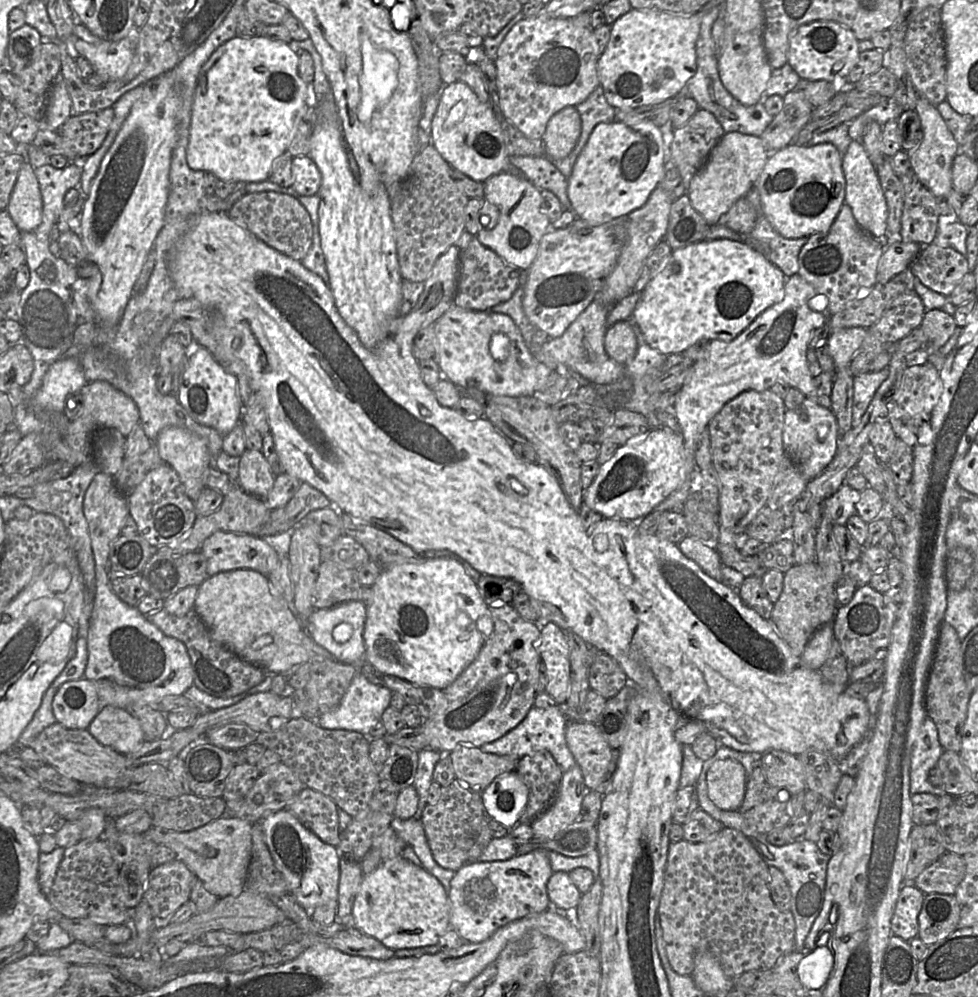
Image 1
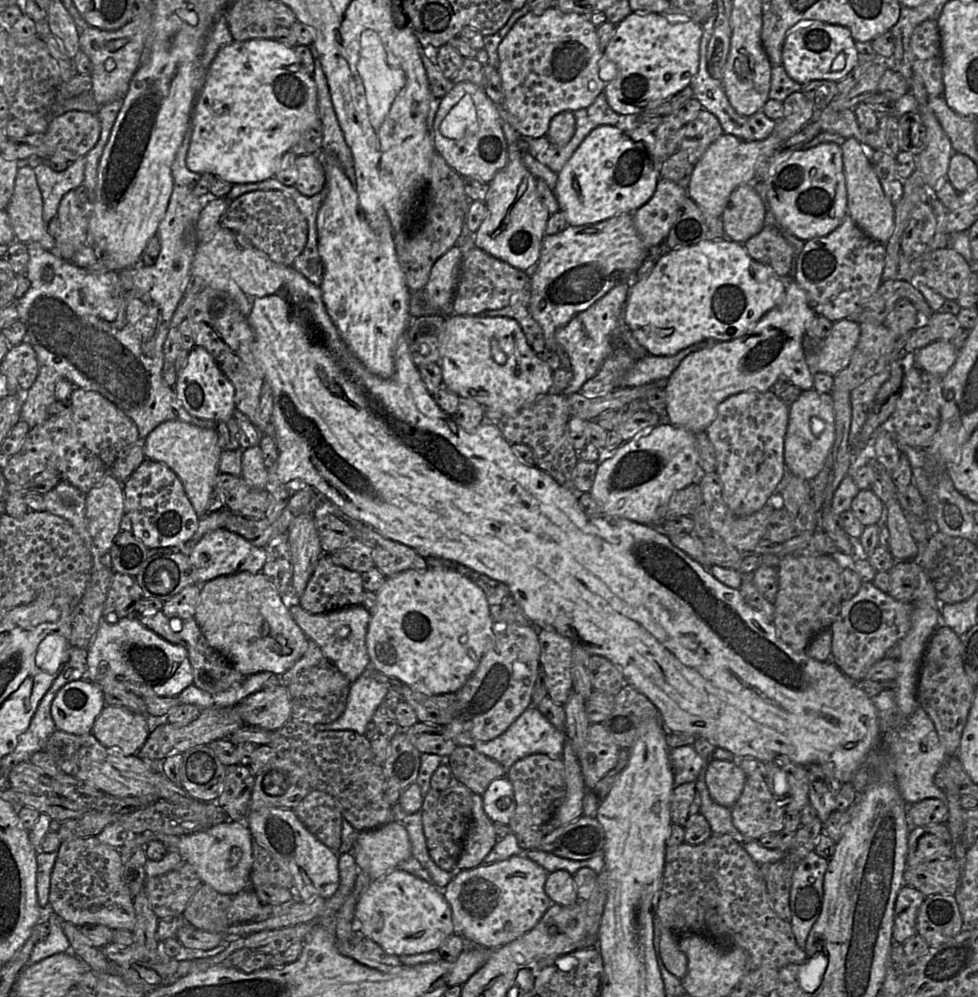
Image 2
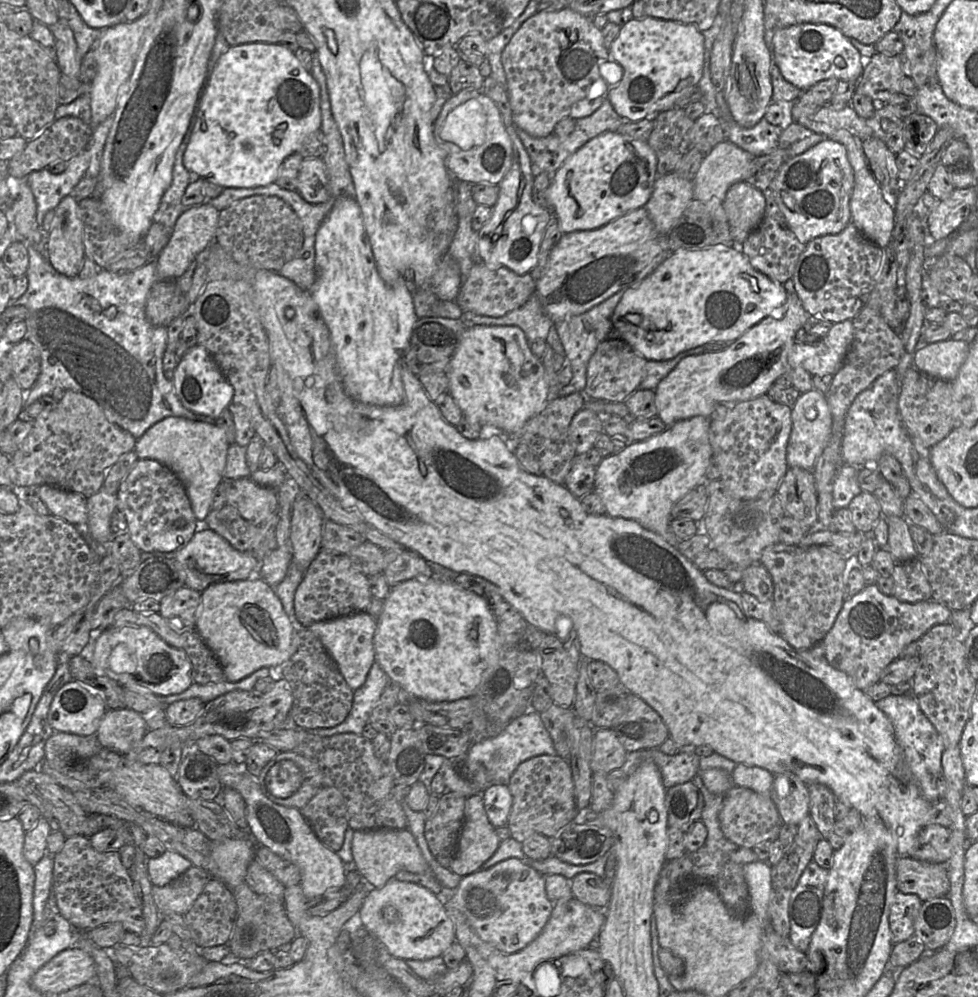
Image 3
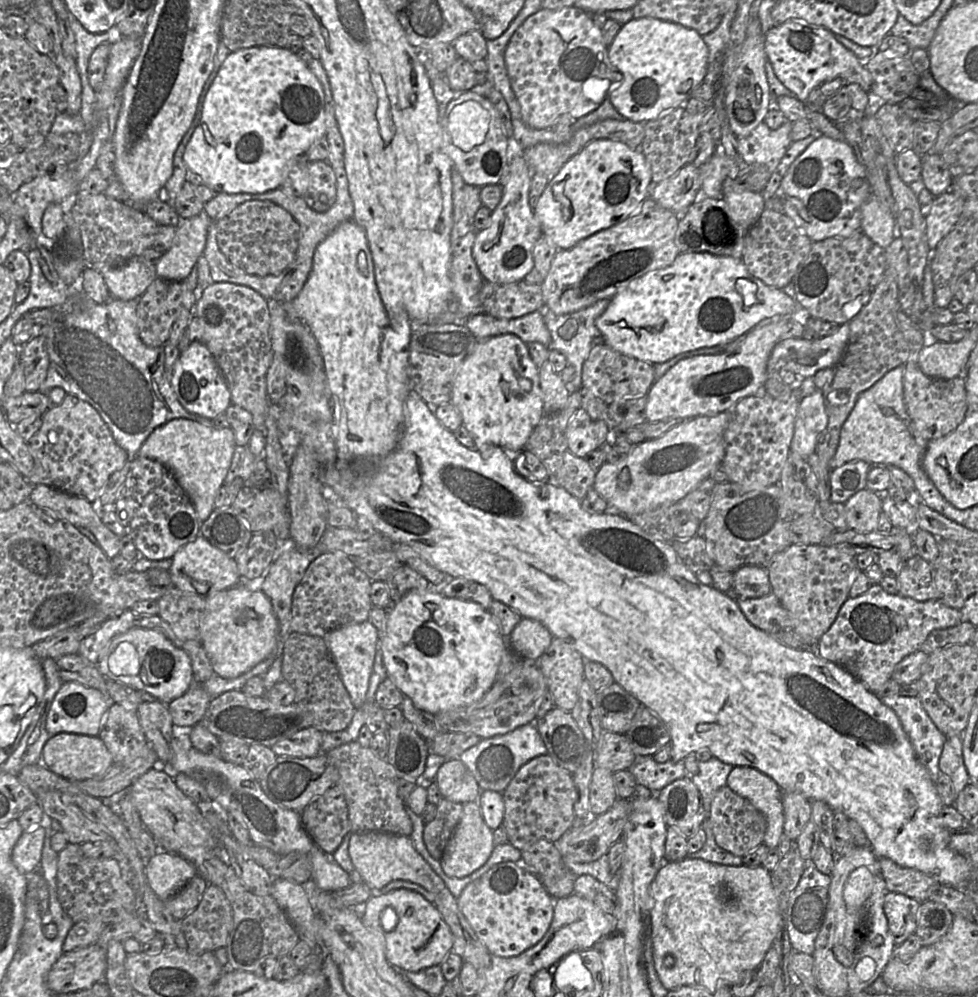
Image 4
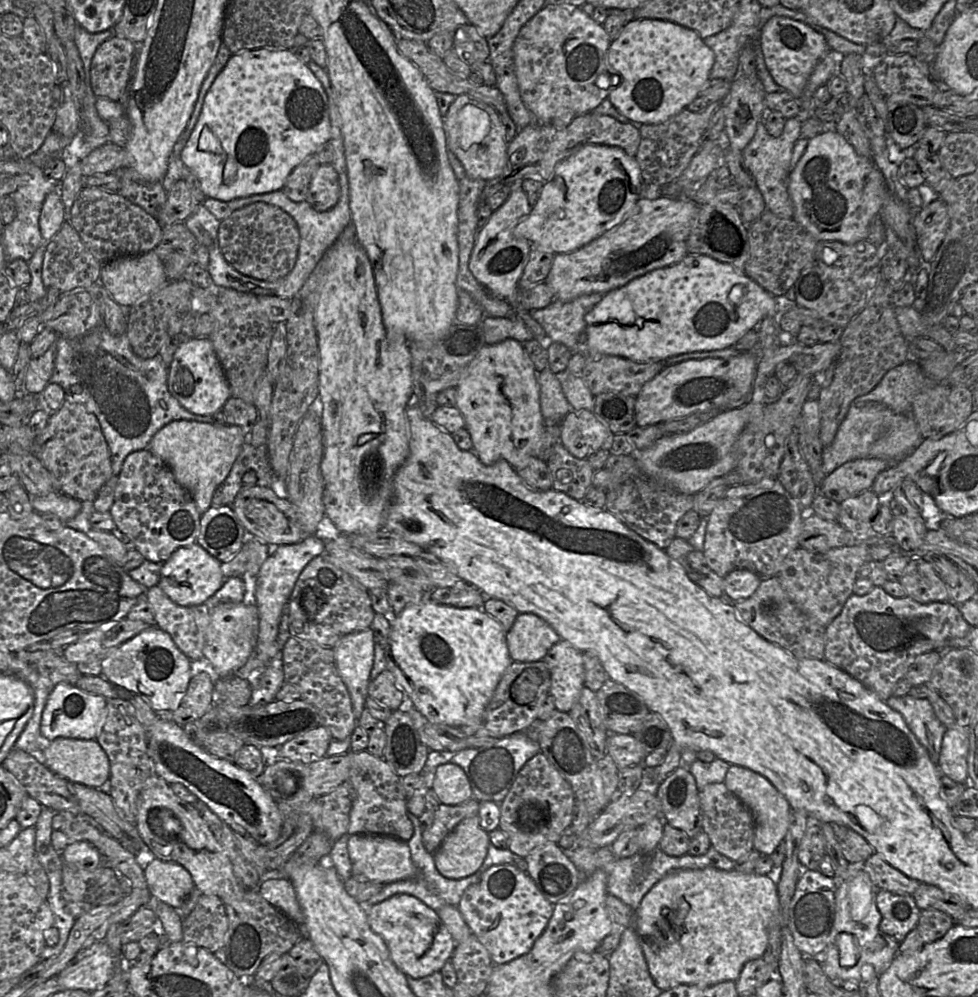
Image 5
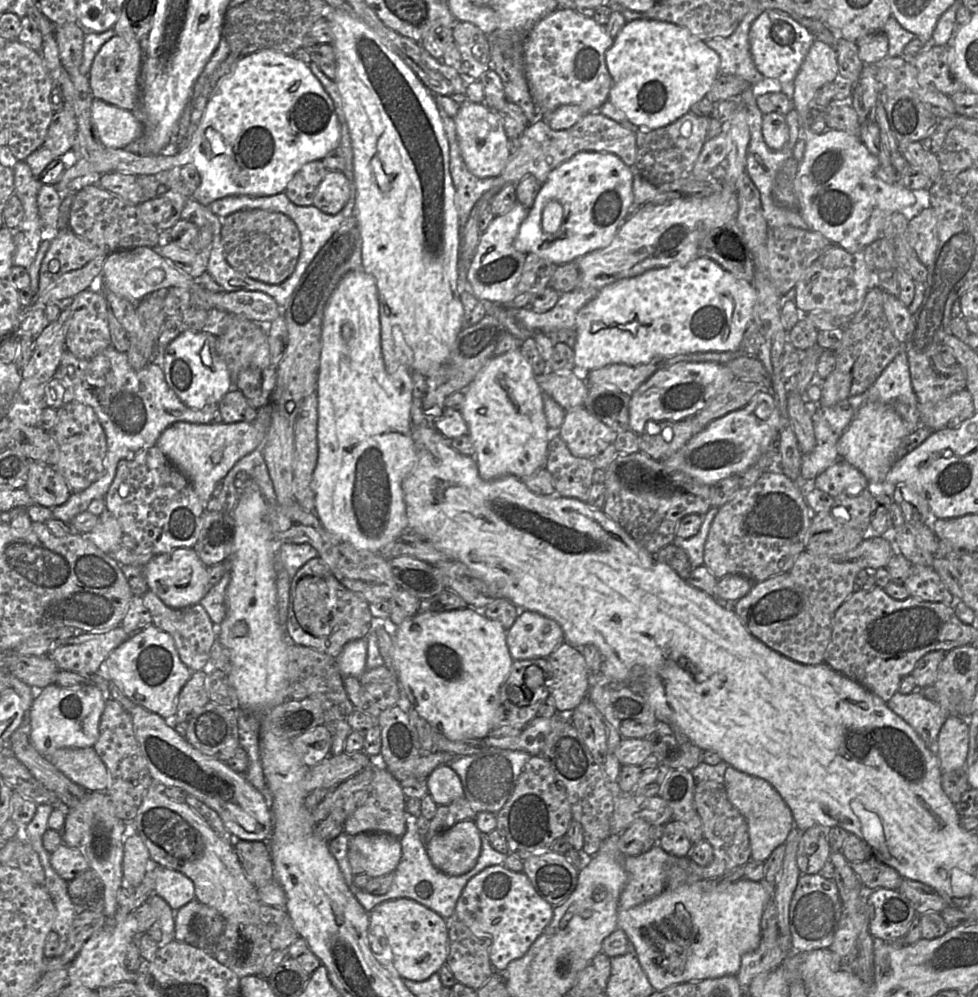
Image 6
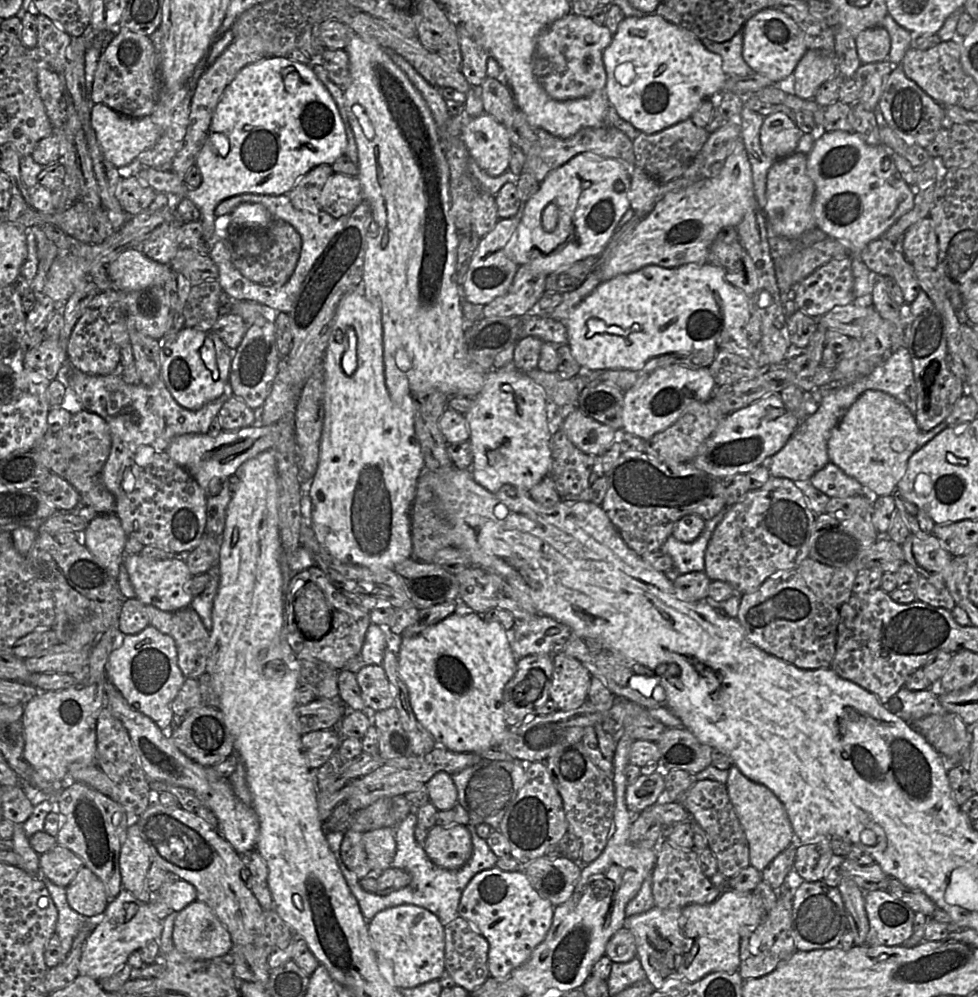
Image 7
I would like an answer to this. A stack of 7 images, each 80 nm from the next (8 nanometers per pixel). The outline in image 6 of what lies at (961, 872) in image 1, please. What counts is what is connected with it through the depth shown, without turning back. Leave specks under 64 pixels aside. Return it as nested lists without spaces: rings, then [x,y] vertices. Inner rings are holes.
[[[875,856],[861,863],[850,864],[867,890],[875,890],[876,888],[898,890],[904,880],[897,870]]]

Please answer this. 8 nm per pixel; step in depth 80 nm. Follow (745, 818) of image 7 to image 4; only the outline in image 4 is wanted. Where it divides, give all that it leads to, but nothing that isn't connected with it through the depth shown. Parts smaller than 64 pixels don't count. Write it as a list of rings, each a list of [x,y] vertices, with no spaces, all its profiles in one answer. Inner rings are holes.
[[[735,766],[728,775],[727,786],[739,796],[749,800],[765,816],[767,828],[763,844],[769,849],[777,847],[784,834],[783,791],[778,784],[753,767]]]

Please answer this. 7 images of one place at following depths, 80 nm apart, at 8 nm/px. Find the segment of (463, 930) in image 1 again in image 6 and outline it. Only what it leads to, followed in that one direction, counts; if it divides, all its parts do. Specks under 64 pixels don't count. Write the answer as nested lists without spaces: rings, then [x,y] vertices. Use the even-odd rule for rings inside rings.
[[[503,865],[485,868],[469,880],[455,909],[455,917],[483,936],[489,948],[493,969],[503,973],[508,964],[524,956],[542,935],[554,914],[554,906],[534,889],[524,872],[514,872]]]

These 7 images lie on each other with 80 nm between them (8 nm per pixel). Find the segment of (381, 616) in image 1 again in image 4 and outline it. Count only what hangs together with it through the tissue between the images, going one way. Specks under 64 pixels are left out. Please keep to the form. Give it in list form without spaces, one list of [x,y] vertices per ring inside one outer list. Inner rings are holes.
[[[431,589],[410,591],[386,611],[386,632],[380,639],[383,663],[388,677],[417,708],[437,715],[479,701],[493,686],[507,644],[489,610],[475,602],[444,597]]]

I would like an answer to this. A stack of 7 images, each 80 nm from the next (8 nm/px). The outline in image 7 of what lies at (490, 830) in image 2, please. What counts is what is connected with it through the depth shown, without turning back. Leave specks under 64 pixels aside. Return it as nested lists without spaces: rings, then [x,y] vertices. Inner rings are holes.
[[[435,825],[429,830],[423,848],[435,865],[446,870],[460,869],[473,853],[471,834],[463,825]]]

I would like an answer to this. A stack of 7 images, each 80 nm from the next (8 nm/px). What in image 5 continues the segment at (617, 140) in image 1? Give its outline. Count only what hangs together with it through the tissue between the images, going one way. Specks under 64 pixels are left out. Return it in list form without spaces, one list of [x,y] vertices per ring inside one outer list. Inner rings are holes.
[[[586,145],[580,148],[570,157],[561,161],[554,169],[551,177],[544,182],[543,188],[541,190],[540,196],[531,208],[530,214],[523,219],[514,229],[514,236],[517,238],[523,238],[530,242],[531,245],[538,248],[539,250],[556,254],[564,254],[573,252],[598,237],[602,236],[609,230],[618,226],[623,219],[634,209],[637,201],[642,198],[642,178],[639,165],[635,157],[628,156],[621,148],[611,147],[605,145]]]

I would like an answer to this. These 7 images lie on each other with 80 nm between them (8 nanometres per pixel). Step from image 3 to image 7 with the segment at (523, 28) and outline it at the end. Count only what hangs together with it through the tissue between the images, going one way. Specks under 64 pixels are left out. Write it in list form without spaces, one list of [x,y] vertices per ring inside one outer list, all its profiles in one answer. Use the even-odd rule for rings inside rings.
[[[572,12],[548,26],[538,38],[533,57],[534,74],[546,93],[554,100],[565,101],[587,97],[595,91],[604,90],[606,71],[602,56],[613,35],[605,25],[597,25],[591,18],[578,16]]]

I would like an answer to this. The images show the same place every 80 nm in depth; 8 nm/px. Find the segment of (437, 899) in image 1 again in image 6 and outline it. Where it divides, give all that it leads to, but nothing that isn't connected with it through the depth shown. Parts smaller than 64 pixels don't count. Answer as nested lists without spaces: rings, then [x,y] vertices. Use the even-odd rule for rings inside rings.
[[[409,898],[388,900],[369,915],[368,935],[373,953],[402,979],[424,981],[446,963],[449,949],[448,921]]]

